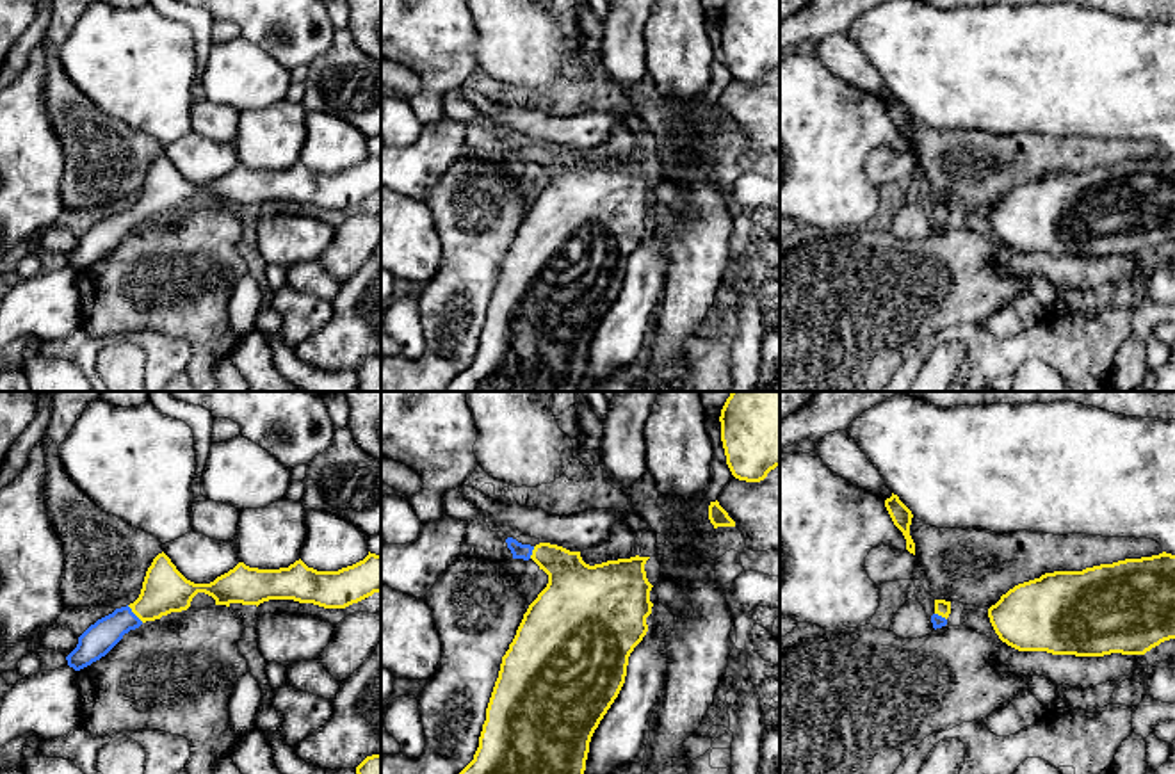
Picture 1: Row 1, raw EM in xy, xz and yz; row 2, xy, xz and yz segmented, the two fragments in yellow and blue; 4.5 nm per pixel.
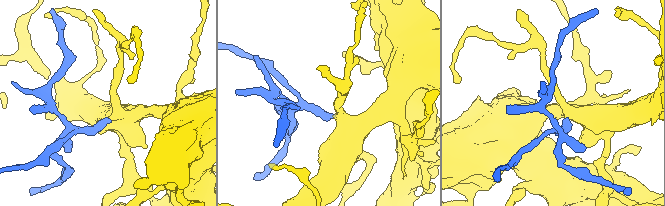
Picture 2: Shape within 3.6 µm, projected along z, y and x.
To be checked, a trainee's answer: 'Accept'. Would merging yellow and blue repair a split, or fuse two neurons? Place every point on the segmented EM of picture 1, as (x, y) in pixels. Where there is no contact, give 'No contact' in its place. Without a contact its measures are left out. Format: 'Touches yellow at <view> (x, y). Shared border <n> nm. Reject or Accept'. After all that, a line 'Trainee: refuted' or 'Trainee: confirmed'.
Touches yellow at xy (136, 614). Shared border 110 nm. Accept
Trainee: confirmed

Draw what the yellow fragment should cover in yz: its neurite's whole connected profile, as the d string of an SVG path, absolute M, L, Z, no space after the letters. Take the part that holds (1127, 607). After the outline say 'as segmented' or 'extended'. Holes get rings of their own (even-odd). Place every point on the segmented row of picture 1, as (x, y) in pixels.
M1175 555L1045 573L1002 594L988 617L1018 651L1145 655L1175 639Z; as segmented

